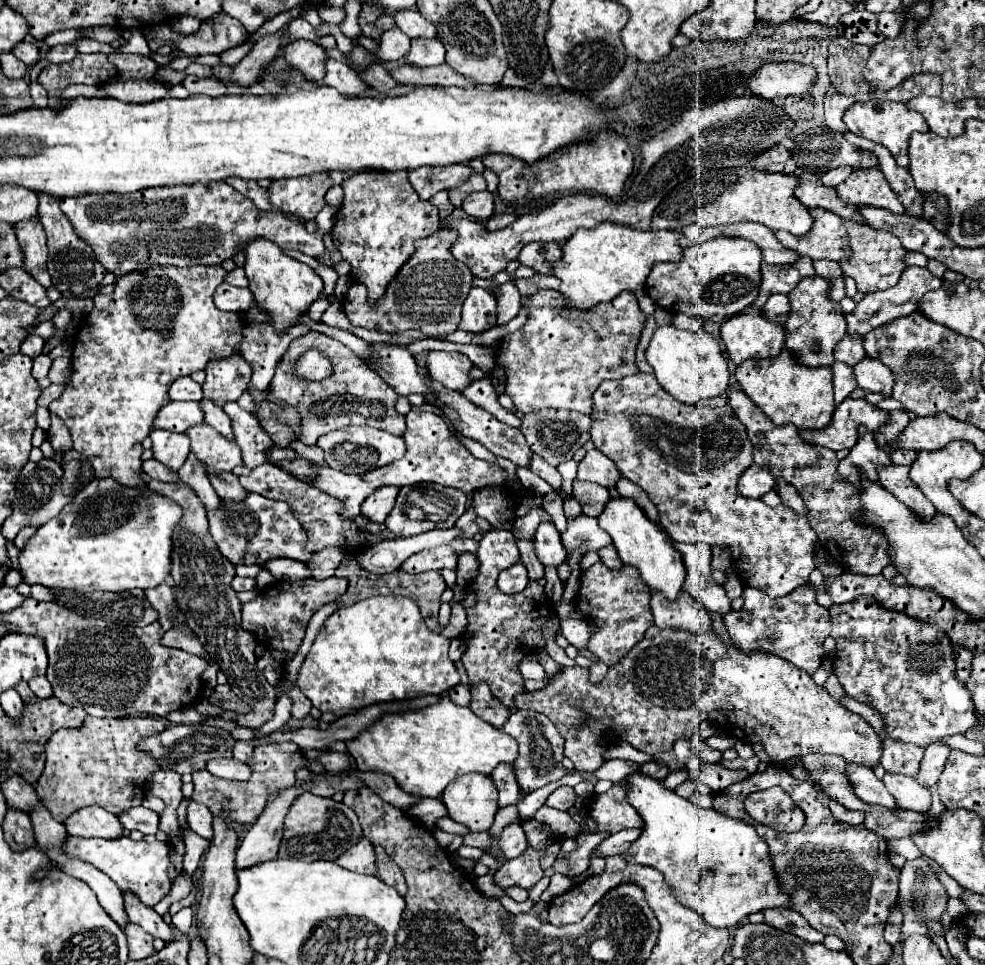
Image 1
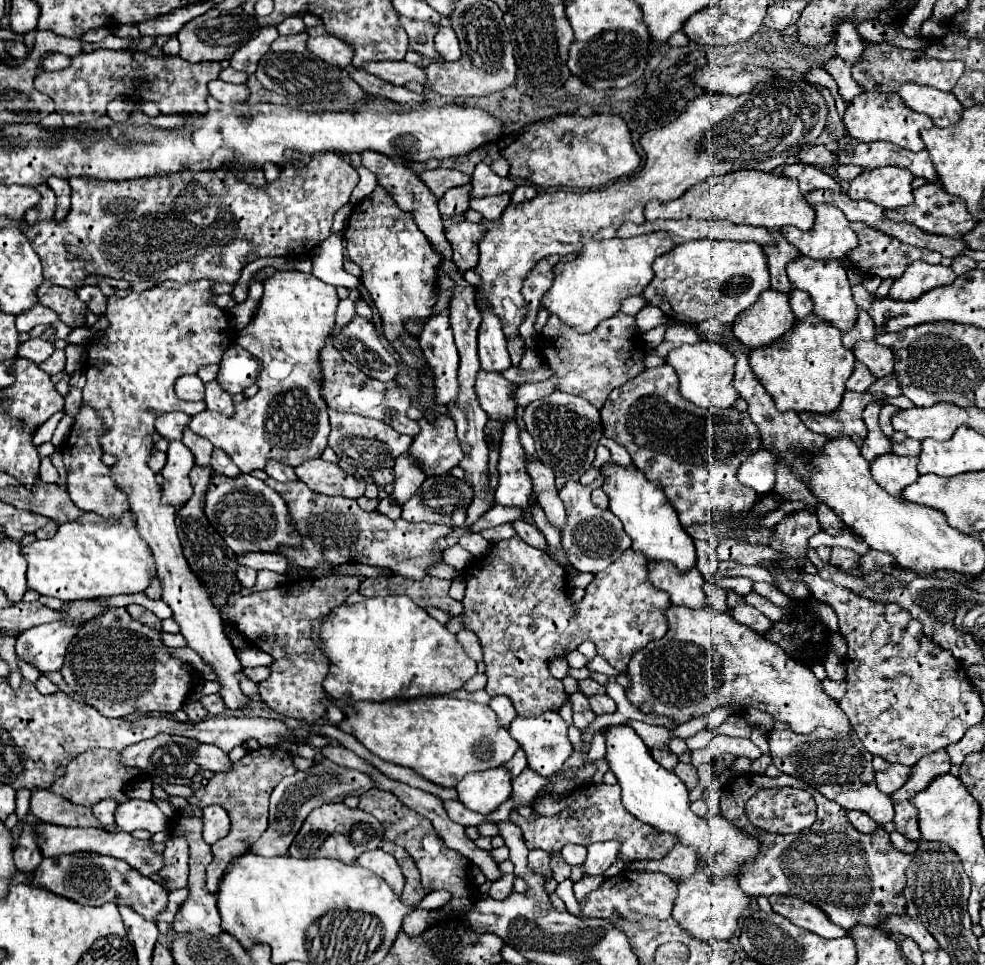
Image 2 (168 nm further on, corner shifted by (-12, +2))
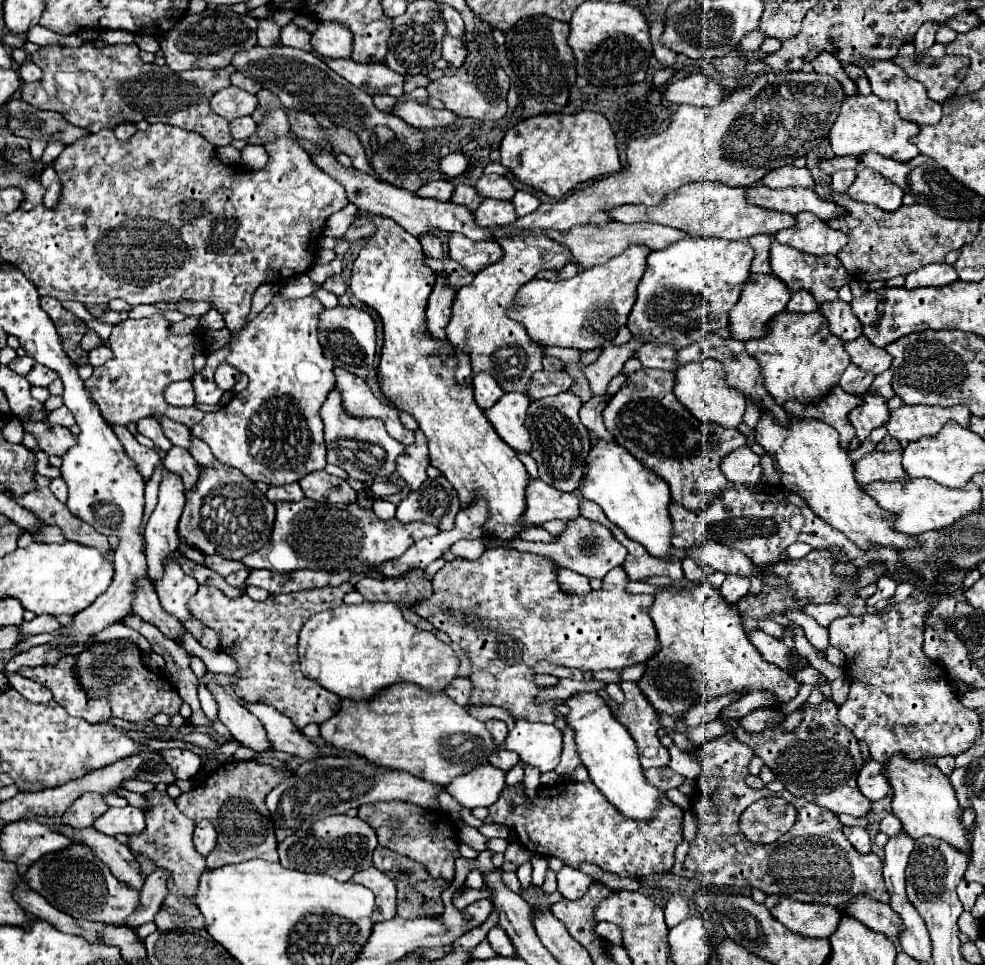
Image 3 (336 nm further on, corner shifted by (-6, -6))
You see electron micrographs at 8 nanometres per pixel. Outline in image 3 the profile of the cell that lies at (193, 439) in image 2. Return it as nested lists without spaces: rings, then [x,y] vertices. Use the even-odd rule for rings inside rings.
[[[159,418],[161,426],[163,426],[163,432],[165,436],[175,444],[175,446],[181,446],[181,448],[191,448],[191,432],[189,428],[185,428],[183,424],[177,424],[169,418]]]

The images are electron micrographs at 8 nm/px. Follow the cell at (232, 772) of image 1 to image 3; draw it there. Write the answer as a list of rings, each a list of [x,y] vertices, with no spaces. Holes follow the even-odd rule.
[[[161,750],[165,754],[165,762],[169,762],[173,774],[177,774],[177,778],[181,780],[193,780],[197,776],[197,772],[203,766],[201,756],[193,754],[191,750]]]

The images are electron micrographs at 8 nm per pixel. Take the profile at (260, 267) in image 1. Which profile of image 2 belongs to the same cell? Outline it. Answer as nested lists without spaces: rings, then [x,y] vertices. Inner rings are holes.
[[[297,270],[277,272],[263,282],[265,294],[255,318],[245,326],[235,342],[249,350],[261,364],[259,392],[249,402],[235,406],[233,418],[205,410],[191,418],[189,428],[225,450],[241,472],[263,470],[271,458],[295,468],[311,458],[319,458],[327,448],[329,416],[321,396],[323,374],[319,370],[319,350],[335,326],[337,292],[313,274]]]

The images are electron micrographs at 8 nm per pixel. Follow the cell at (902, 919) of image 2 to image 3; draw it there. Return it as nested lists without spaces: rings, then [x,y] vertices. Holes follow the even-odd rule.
[[[857,898],[857,902],[853,902],[847,912],[873,932],[881,932],[887,938],[899,936],[903,932],[903,920],[889,908],[889,904],[869,902],[869,898]]]

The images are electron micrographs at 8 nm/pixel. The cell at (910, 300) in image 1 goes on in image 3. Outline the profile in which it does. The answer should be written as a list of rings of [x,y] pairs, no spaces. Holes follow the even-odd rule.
[[[929,264],[929,266],[923,266],[911,274],[905,276],[905,288],[907,290],[915,290],[915,288],[921,288],[921,286],[947,286],[951,282],[955,282],[959,276],[957,276],[957,270],[949,264]]]

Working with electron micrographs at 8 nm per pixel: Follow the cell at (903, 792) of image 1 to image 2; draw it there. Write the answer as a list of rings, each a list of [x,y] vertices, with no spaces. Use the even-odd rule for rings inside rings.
[[[891,764],[883,772],[875,772],[875,782],[877,788],[885,794],[893,794],[907,782],[907,766],[903,764]]]

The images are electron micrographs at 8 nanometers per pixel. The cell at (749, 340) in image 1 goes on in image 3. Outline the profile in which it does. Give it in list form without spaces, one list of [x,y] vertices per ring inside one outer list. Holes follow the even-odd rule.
[[[751,274],[749,276],[749,284],[745,284],[745,290],[737,302],[737,306],[731,310],[729,314],[729,332],[731,332],[731,338],[735,340],[741,340],[741,342],[747,342],[751,338],[761,338],[769,332],[769,322],[781,314],[787,306],[791,298],[791,292],[789,288],[775,276],[775,274]]]

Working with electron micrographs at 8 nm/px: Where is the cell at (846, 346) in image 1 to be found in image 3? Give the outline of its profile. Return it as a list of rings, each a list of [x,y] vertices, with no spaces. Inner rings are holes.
[[[843,300],[829,302],[829,304],[821,306],[821,312],[829,322],[829,332],[833,336],[837,336],[841,342],[855,340],[863,334],[863,326],[847,302],[843,302]]]

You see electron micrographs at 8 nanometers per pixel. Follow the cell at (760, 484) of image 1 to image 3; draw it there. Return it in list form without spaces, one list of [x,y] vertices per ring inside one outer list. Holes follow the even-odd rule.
[[[743,446],[741,450],[735,450],[733,454],[729,454],[721,464],[721,472],[733,484],[757,486],[763,480],[761,458],[755,452],[751,452],[749,446]]]

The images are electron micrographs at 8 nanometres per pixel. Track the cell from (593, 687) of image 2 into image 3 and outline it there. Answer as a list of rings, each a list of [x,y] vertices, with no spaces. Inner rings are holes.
[[[621,682],[621,690],[625,694],[625,700],[623,704],[619,704],[613,716],[621,724],[625,724],[629,734],[635,738],[639,746],[641,766],[645,770],[669,766],[669,752],[661,746],[657,738],[657,730],[659,730],[657,712],[651,708],[651,704],[641,694],[635,682]]]

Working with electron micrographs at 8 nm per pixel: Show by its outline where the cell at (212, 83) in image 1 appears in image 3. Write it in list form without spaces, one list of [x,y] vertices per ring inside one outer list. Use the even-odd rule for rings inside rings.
[[[235,86],[219,90],[211,98],[211,110],[225,120],[235,120],[241,116],[249,116],[257,108],[257,98],[245,90],[239,90]]]

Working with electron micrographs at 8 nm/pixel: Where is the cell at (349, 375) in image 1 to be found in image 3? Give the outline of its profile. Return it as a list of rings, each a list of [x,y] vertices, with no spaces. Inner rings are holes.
[[[335,368],[333,374],[337,378],[337,388],[343,398],[343,410],[347,414],[355,418],[379,418],[385,424],[385,430],[389,432],[389,436],[393,436],[405,446],[415,442],[413,432],[401,426],[399,410],[381,402],[371,392],[371,388],[363,378],[357,378],[355,374],[349,374],[347,370],[341,370],[341,368]]]

